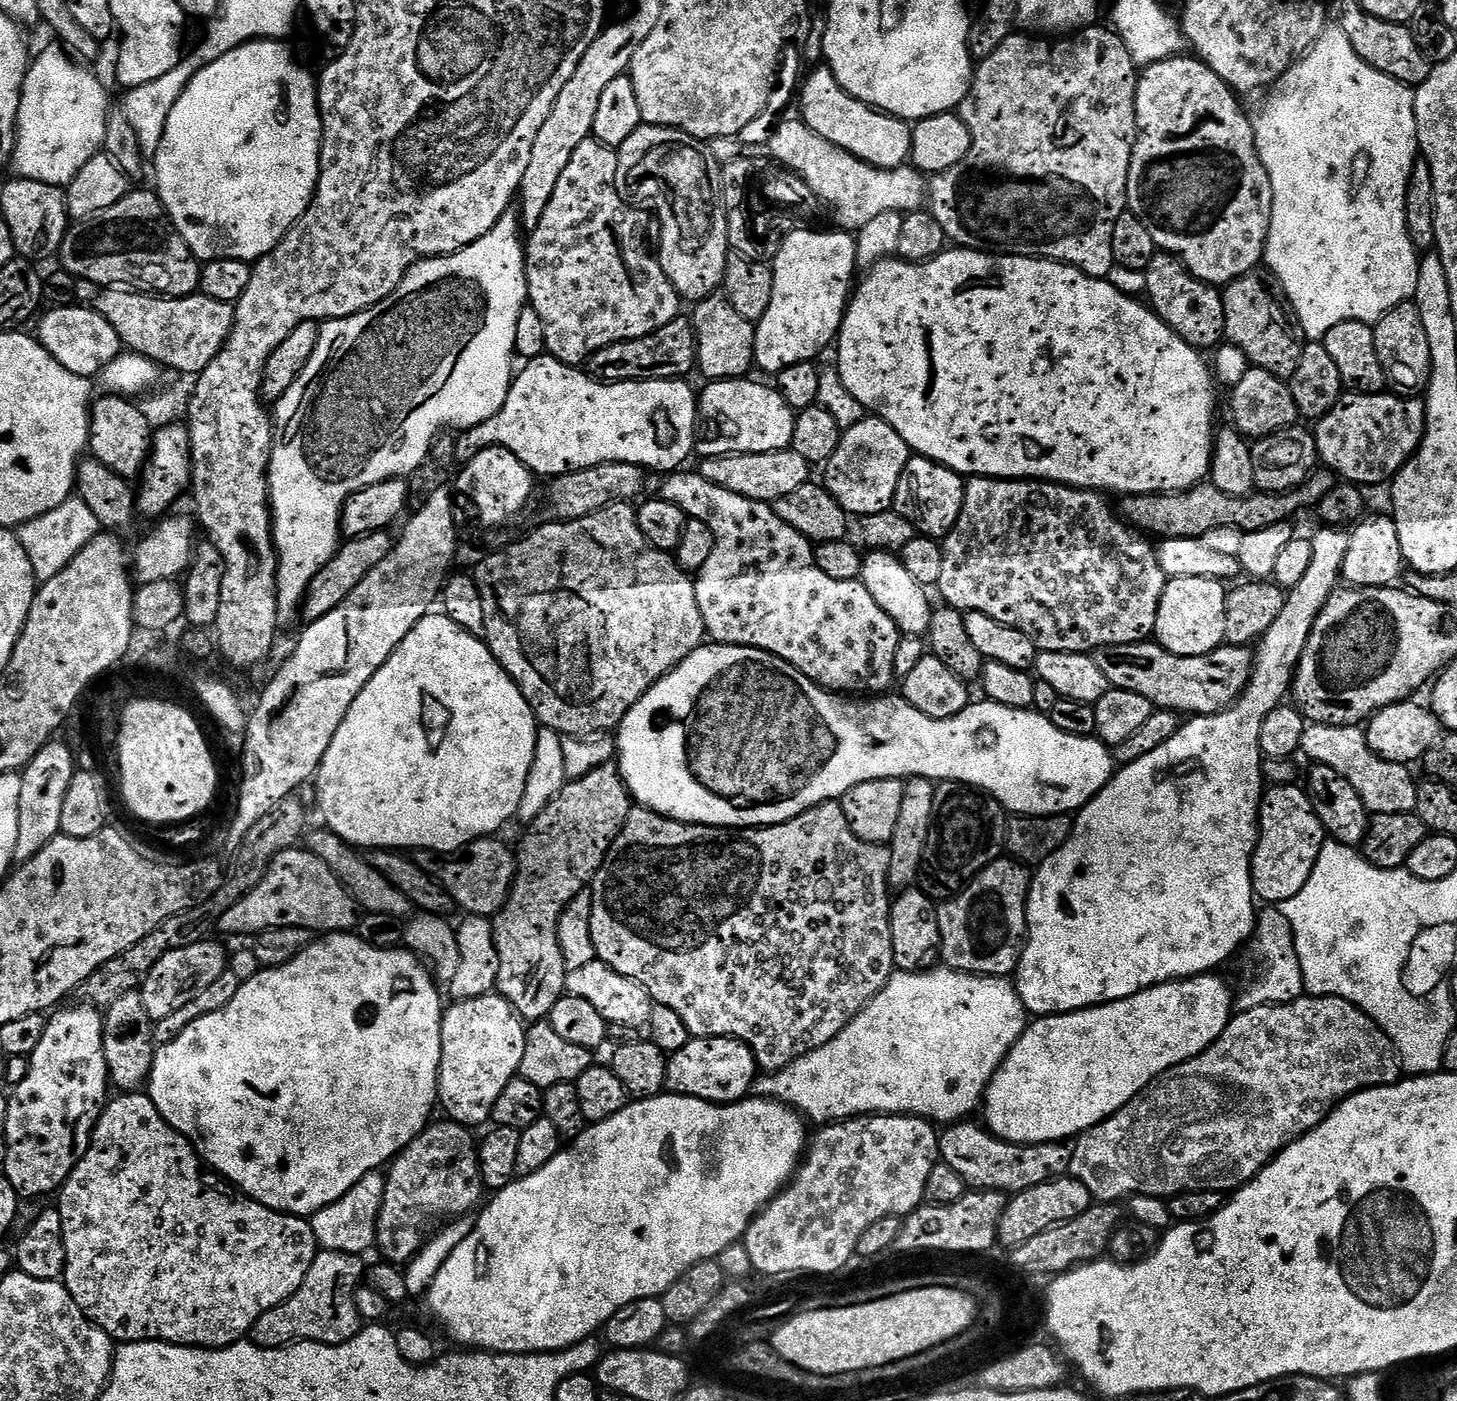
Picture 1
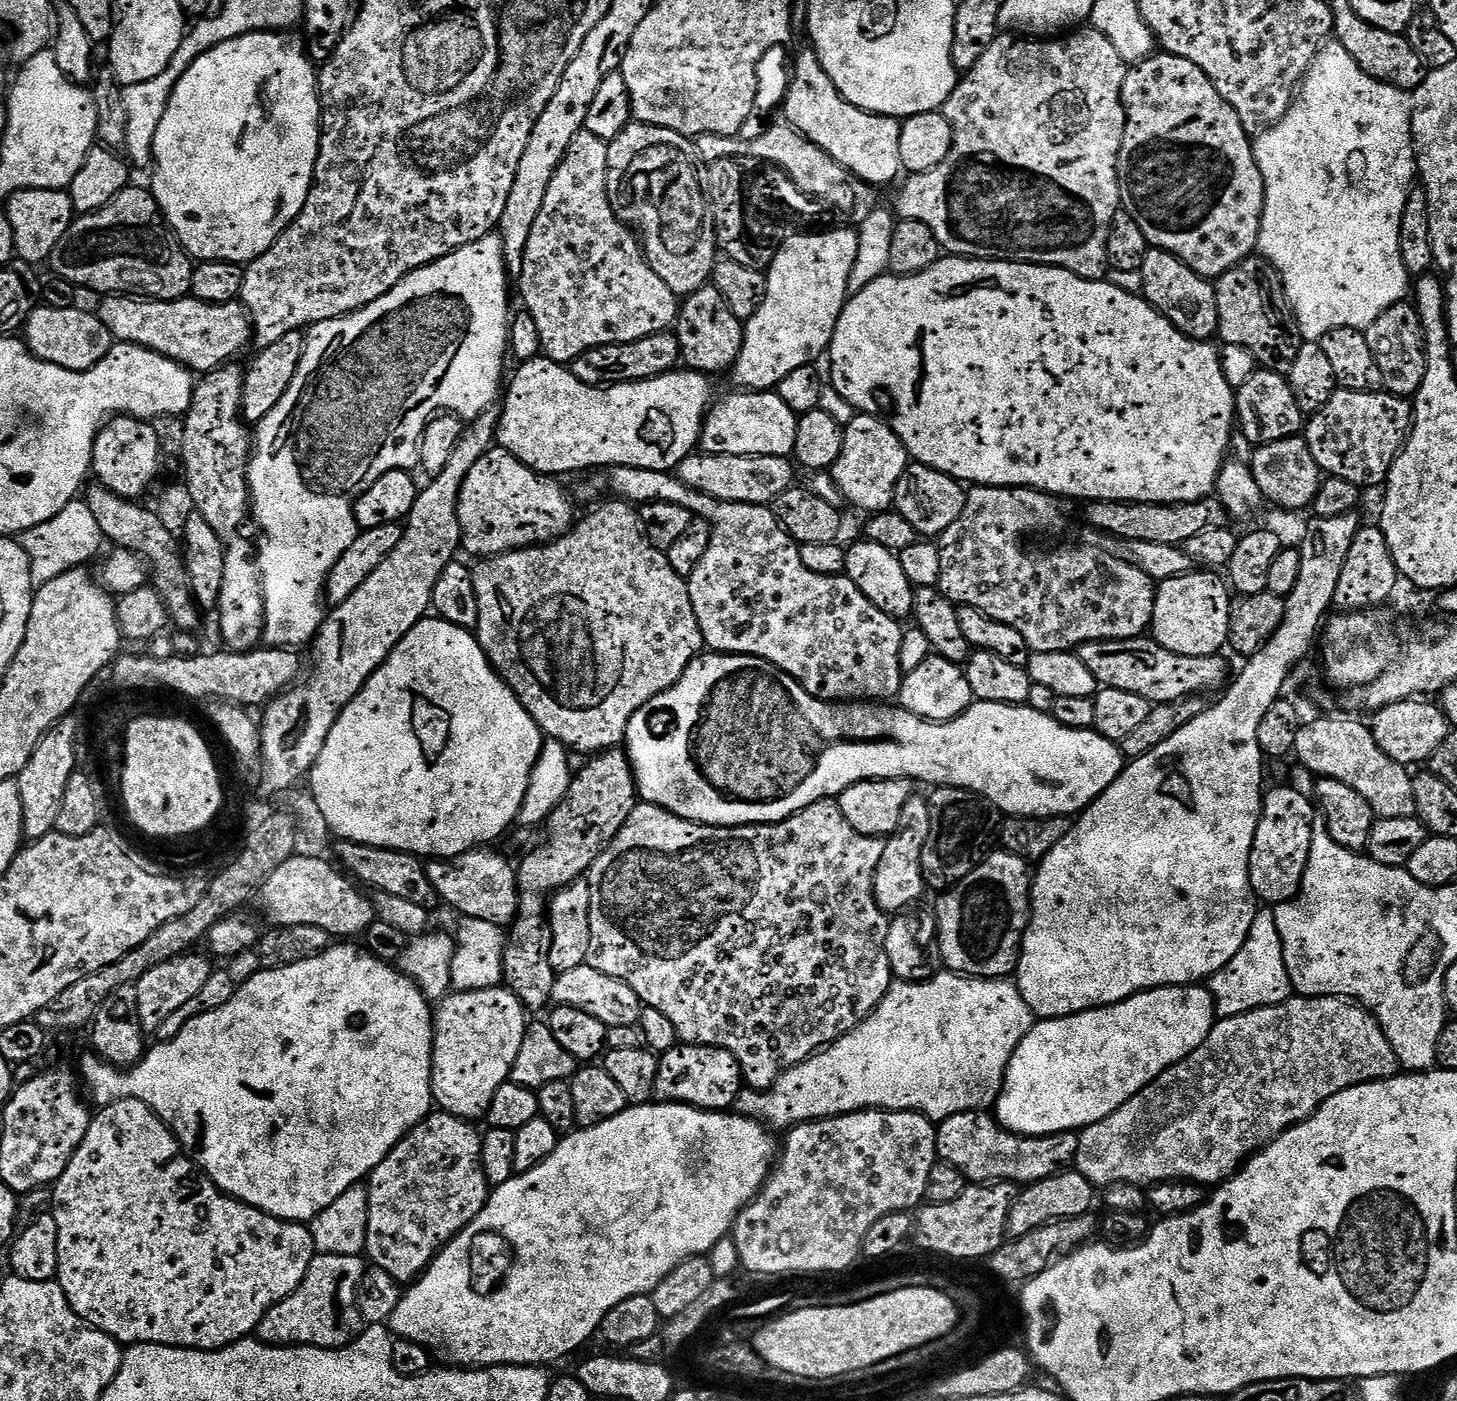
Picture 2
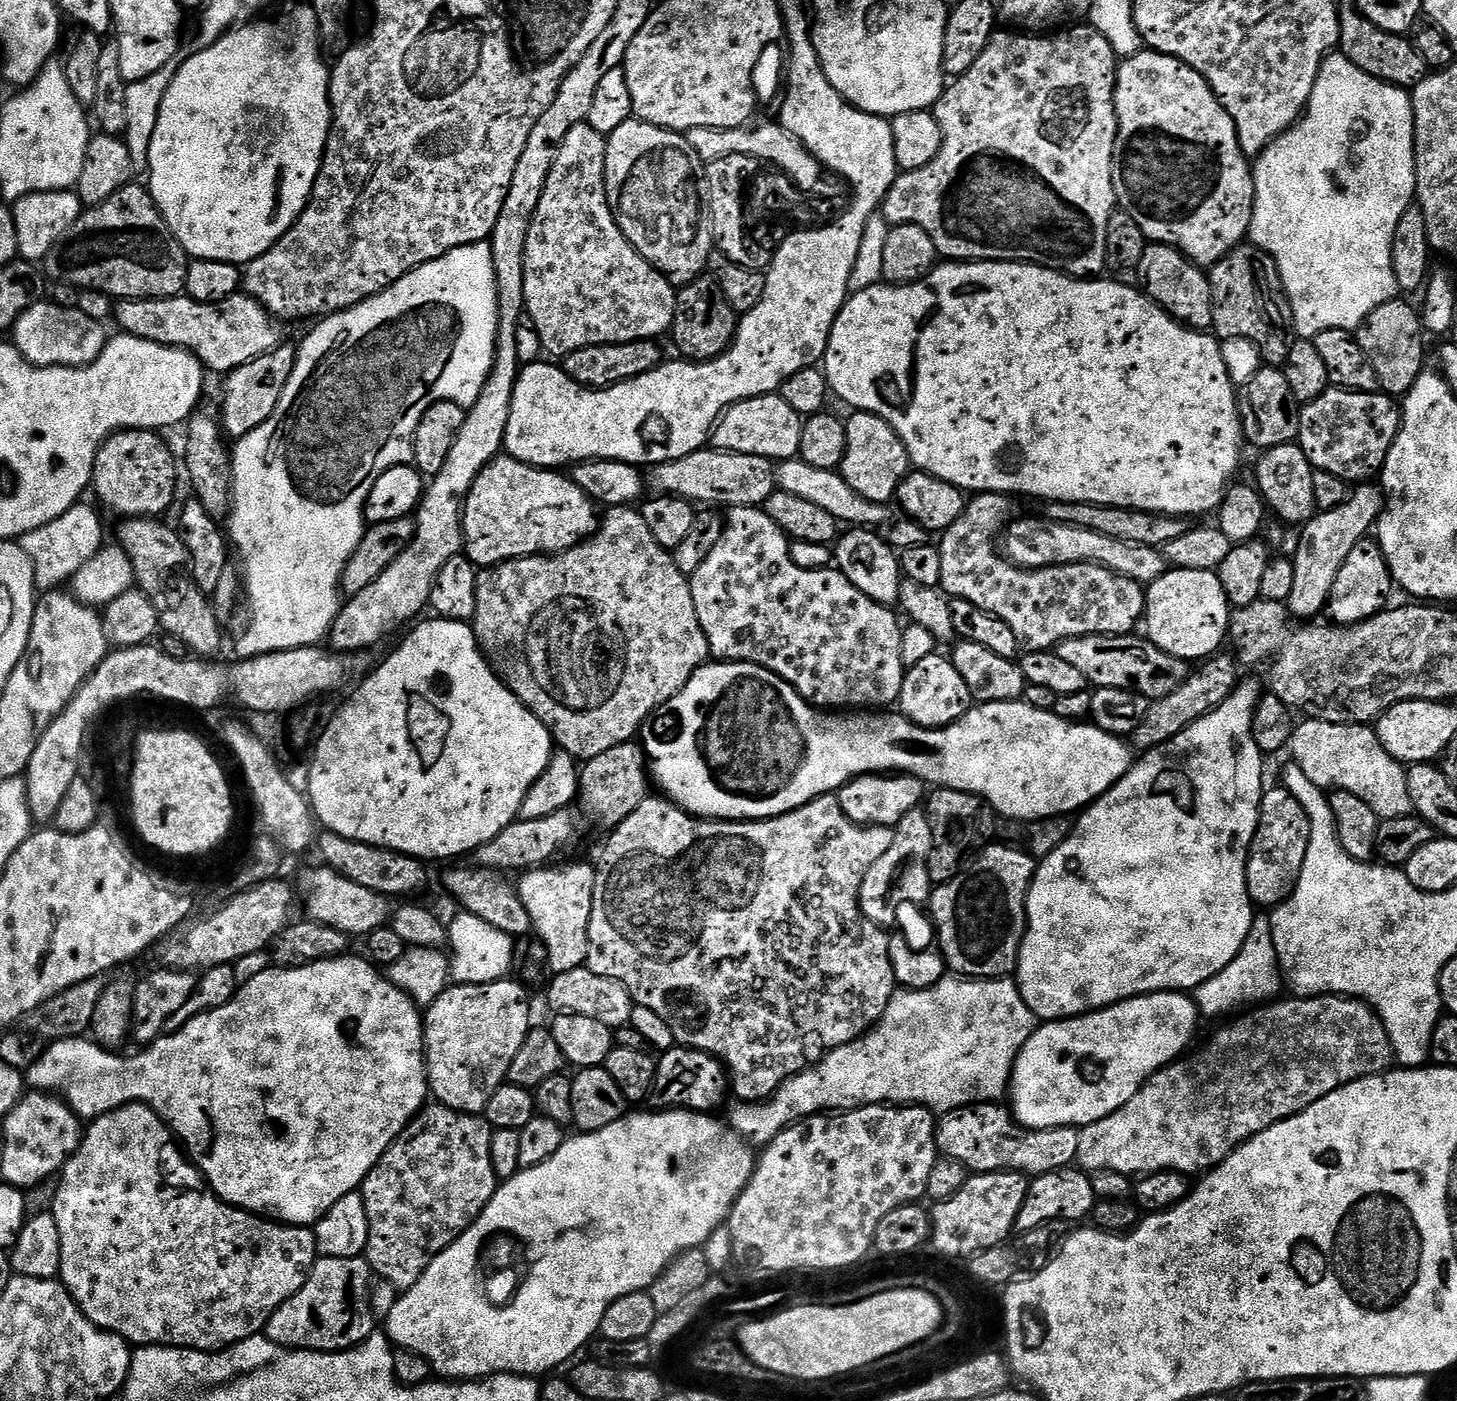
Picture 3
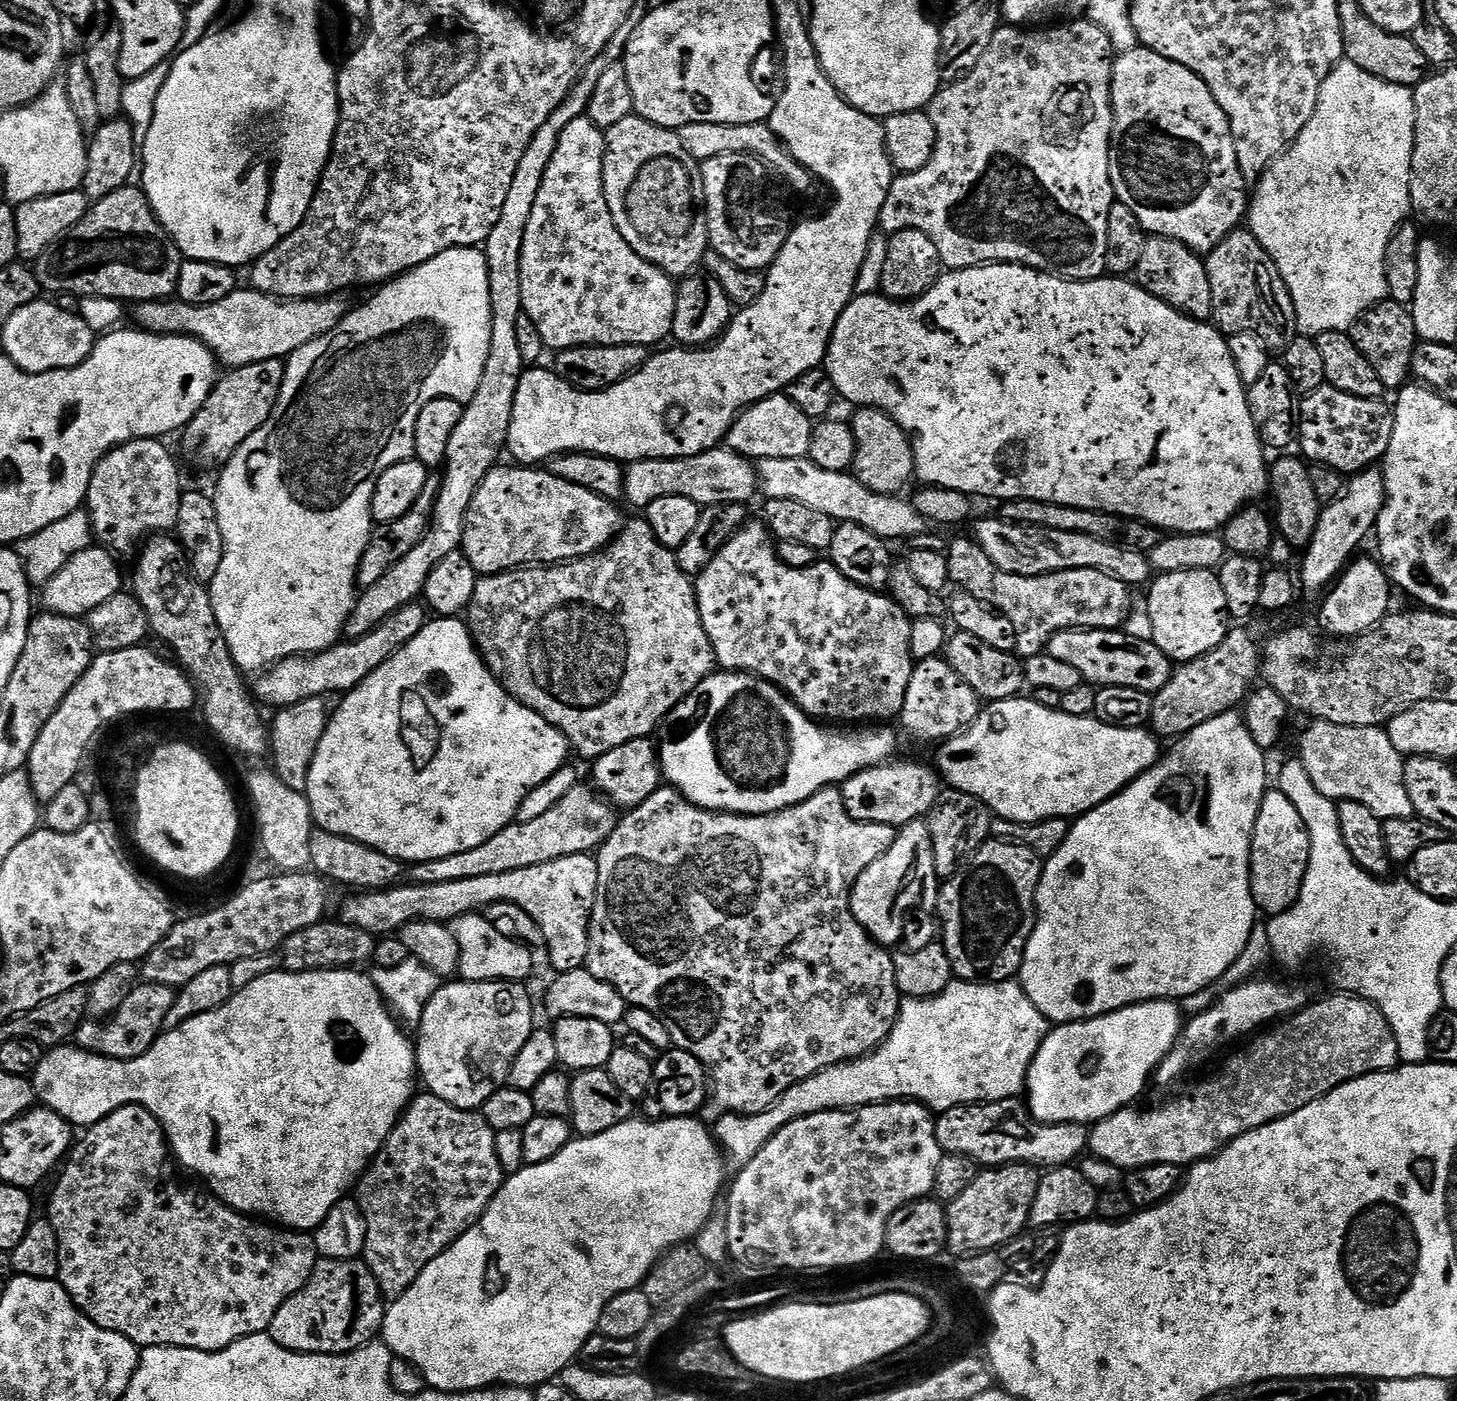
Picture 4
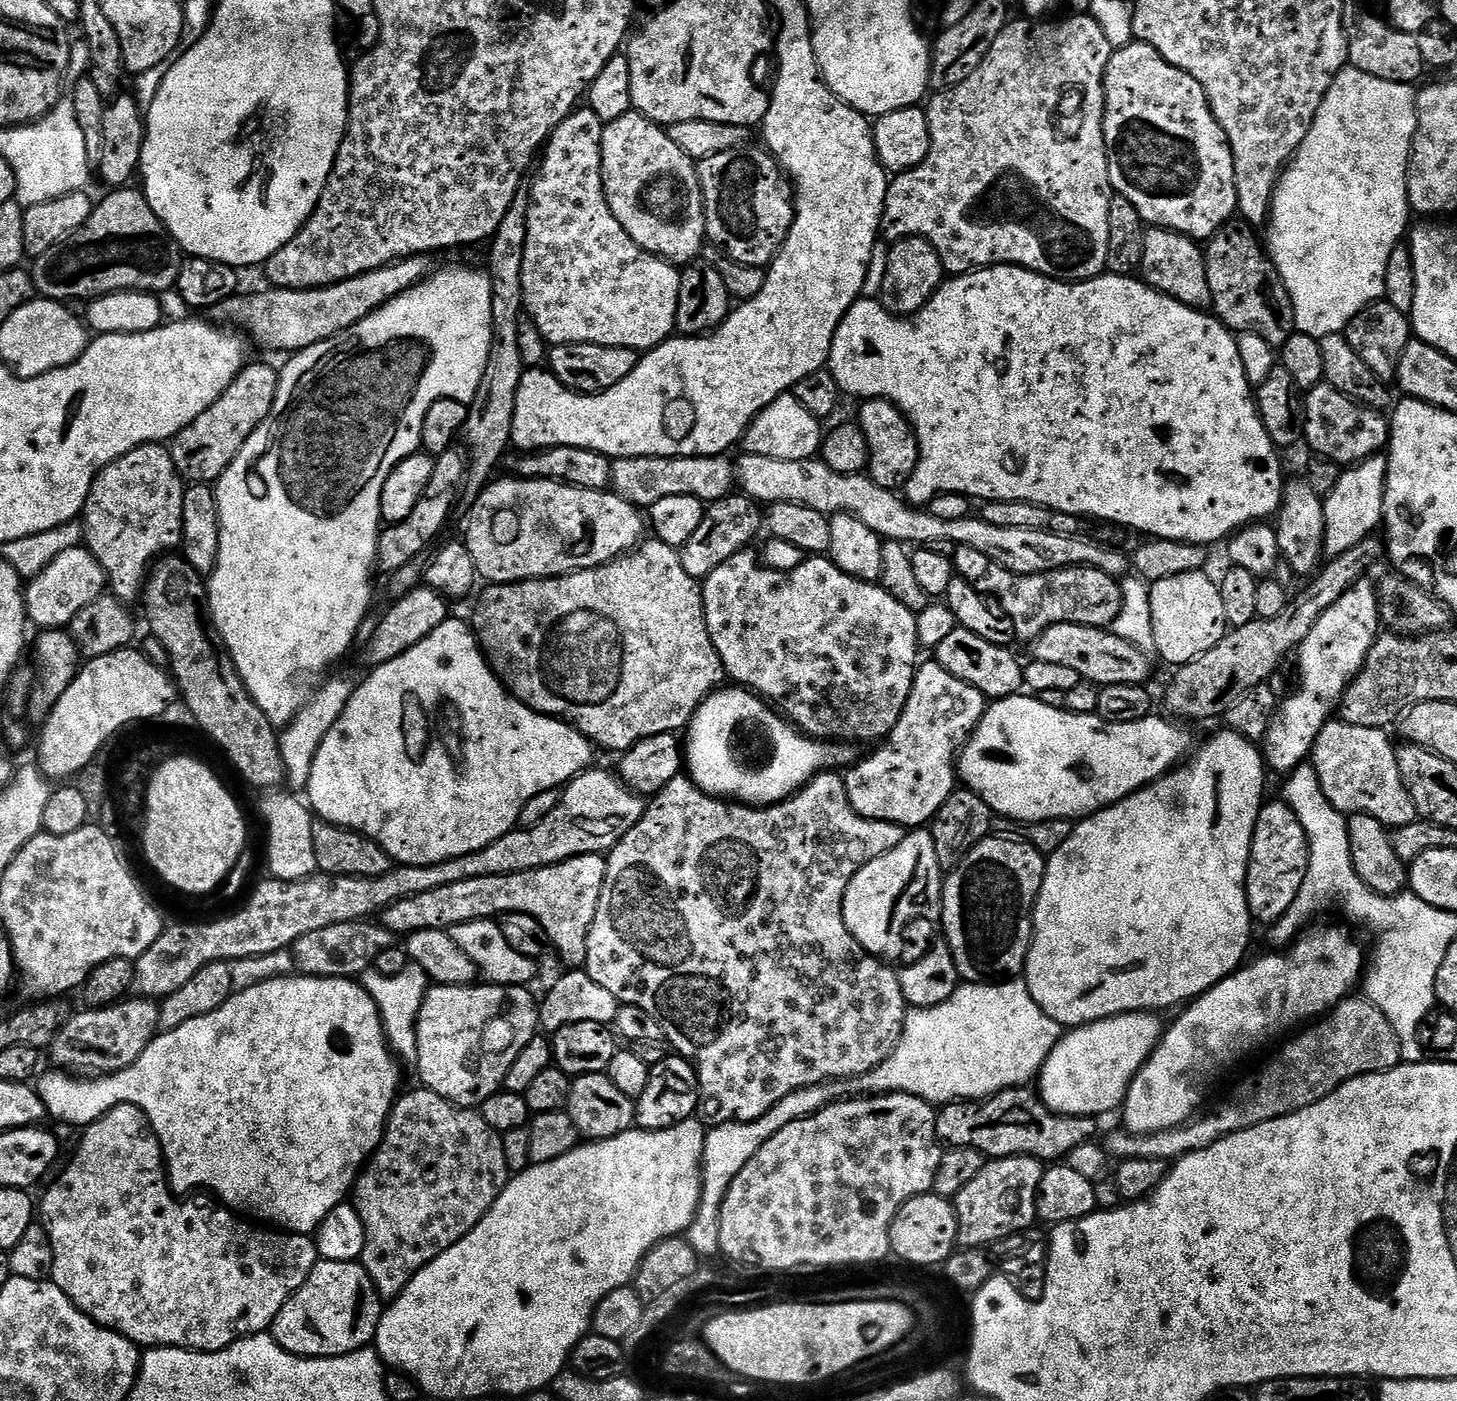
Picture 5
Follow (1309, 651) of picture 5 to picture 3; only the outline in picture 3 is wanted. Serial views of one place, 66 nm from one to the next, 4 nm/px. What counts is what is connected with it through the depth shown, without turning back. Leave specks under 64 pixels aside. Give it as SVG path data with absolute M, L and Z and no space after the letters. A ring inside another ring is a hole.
M1365 538L1350 550L1349 557L1339 570L1324 611L1325 617L1338 626L1363 623L1389 605L1391 592L1394 592L1394 581L1379 543L1375 539Z

